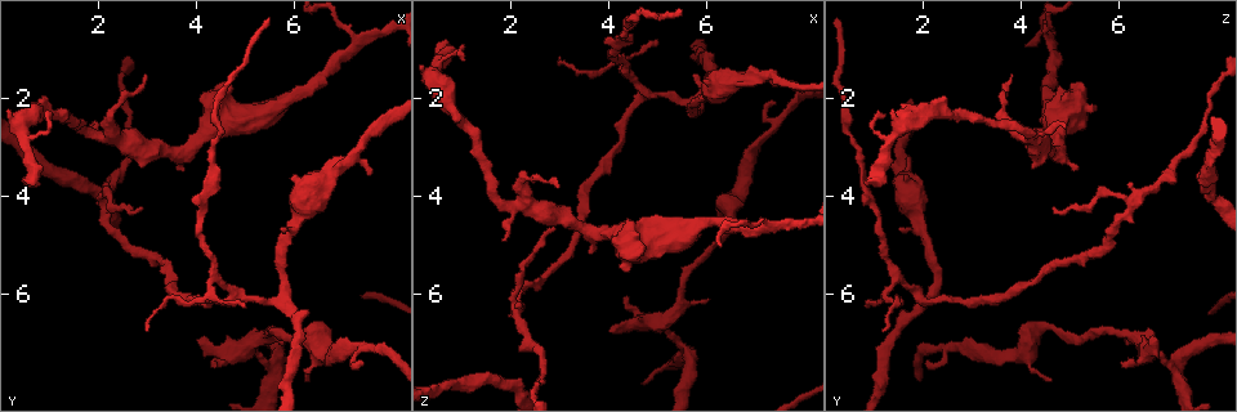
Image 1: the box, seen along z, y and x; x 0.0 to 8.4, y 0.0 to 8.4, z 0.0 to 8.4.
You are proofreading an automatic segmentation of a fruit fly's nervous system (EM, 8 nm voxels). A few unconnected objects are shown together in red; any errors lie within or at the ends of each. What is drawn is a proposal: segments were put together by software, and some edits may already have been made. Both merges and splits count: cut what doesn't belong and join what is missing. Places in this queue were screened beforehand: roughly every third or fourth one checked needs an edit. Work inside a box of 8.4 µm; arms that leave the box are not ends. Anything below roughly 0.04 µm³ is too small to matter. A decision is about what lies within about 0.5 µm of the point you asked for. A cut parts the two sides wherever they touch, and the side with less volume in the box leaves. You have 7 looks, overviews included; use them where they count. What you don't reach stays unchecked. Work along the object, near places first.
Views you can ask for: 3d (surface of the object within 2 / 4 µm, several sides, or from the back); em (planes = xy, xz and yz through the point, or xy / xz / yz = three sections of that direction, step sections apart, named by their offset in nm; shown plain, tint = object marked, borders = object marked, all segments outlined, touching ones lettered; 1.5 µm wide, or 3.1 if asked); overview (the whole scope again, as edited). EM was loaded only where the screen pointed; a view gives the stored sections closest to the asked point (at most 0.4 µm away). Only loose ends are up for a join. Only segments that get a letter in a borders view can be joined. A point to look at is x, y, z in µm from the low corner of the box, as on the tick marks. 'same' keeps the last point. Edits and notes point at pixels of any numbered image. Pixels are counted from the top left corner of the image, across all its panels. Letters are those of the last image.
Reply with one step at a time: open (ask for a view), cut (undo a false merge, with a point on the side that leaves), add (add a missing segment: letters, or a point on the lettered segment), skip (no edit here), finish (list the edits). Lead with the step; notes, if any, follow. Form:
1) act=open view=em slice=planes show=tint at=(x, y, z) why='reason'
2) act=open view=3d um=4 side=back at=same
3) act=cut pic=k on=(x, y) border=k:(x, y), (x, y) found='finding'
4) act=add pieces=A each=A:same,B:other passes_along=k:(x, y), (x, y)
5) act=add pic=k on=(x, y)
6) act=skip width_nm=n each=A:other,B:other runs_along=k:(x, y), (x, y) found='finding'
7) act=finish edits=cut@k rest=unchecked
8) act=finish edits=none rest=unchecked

act=open view=em slice=planes show=borders at=(4.30, 7.55, 6.15)

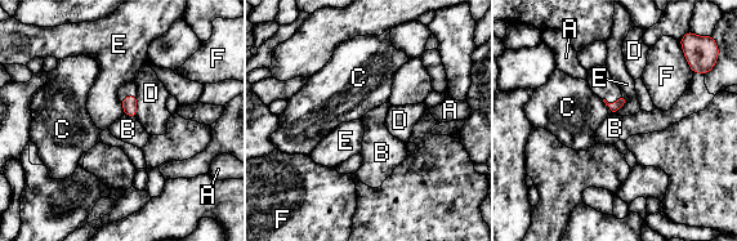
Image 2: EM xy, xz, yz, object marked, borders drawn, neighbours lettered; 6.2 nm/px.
act=skip each=A:other,B:other,C:other,D:other,E:other,F:other border=2:(125, 114), (134, 117) found='none of them fits'

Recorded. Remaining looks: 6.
act=open view=3d um=2 side=back at=(3.00, 6.75, 1.20) why='thin end'

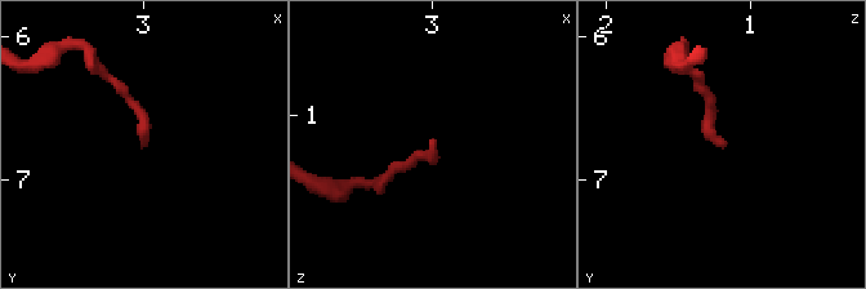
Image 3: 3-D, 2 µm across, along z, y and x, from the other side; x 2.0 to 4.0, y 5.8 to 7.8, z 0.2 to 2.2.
act=open view=em slice=planes show=borders at=(3.00, 6.74, 1.20) why='shape alone is not enough'

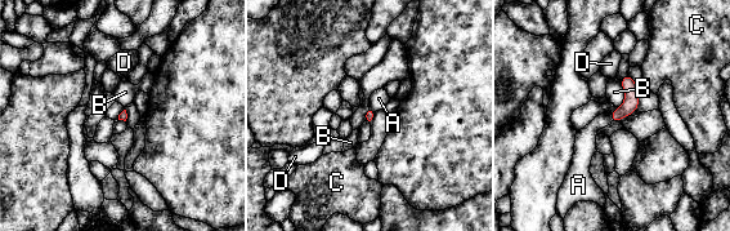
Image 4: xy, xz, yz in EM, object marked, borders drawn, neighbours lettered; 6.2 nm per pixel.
act=skip longest_contact=B:180nm each=A:other,B:other,C:other,D:other found='no lettered segment goes on from it'

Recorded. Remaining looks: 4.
act=open view=3d um=4 at=(0.55, 3.70, 0.90) why='branch stops here'

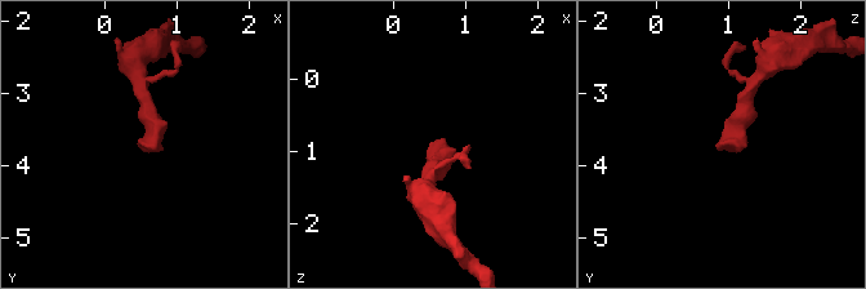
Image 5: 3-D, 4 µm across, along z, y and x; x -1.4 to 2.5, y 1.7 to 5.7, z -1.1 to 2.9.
act=open view=em slice=planes show=borders at=(0.55, 3.70, 0.90) why='need the tissue'

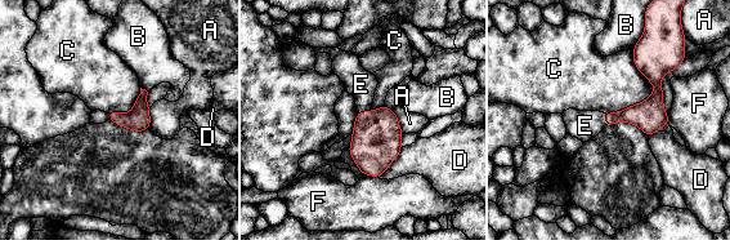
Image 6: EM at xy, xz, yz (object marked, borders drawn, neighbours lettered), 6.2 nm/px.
act=add pieces=E longest_contact=C:460nm each=A:other,B:other,C:other,D:other,E:same,F:other found='it goes on there'

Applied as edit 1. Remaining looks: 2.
act=finish edits=add@6 rest=unchecked

